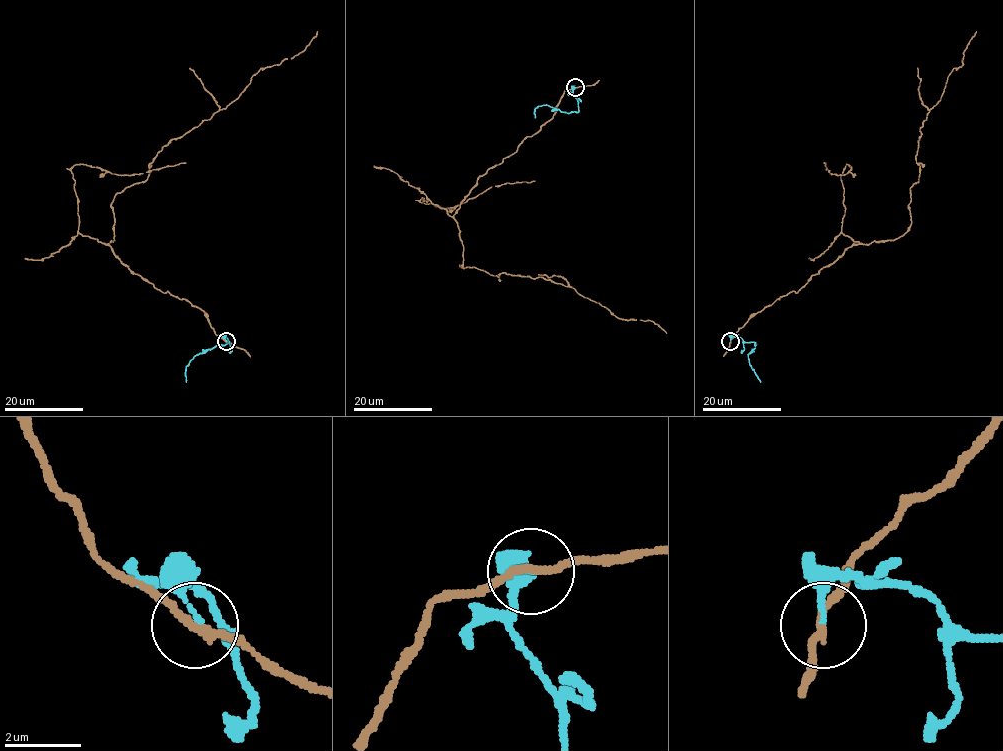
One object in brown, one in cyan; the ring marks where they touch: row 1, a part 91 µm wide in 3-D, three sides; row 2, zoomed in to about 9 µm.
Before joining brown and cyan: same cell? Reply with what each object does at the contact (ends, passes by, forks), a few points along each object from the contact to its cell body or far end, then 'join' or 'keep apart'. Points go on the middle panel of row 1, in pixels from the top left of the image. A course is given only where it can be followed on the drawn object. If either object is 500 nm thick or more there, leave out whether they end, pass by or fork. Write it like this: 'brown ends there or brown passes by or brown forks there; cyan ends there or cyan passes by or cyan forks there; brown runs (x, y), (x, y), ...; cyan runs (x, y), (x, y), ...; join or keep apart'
brown passes by; cyan ends there; brown runs (574, 88), (460, 205), (460, 265), (541, 276), (666, 333); cyan runs (574, 88), (577, 111), (565, 112), (543, 105), (535, 108), (535, 117); keep apart

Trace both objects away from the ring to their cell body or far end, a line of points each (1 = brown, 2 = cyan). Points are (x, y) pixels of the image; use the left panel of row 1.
1: (225, 341), (200, 308), (132, 271), (105, 243), (114, 240), (111, 205), (145, 180), (171, 140), (317, 31)
2: (225, 340), (224, 336), (228, 343), (216, 344), (194, 357), (186, 367), (186, 382)

